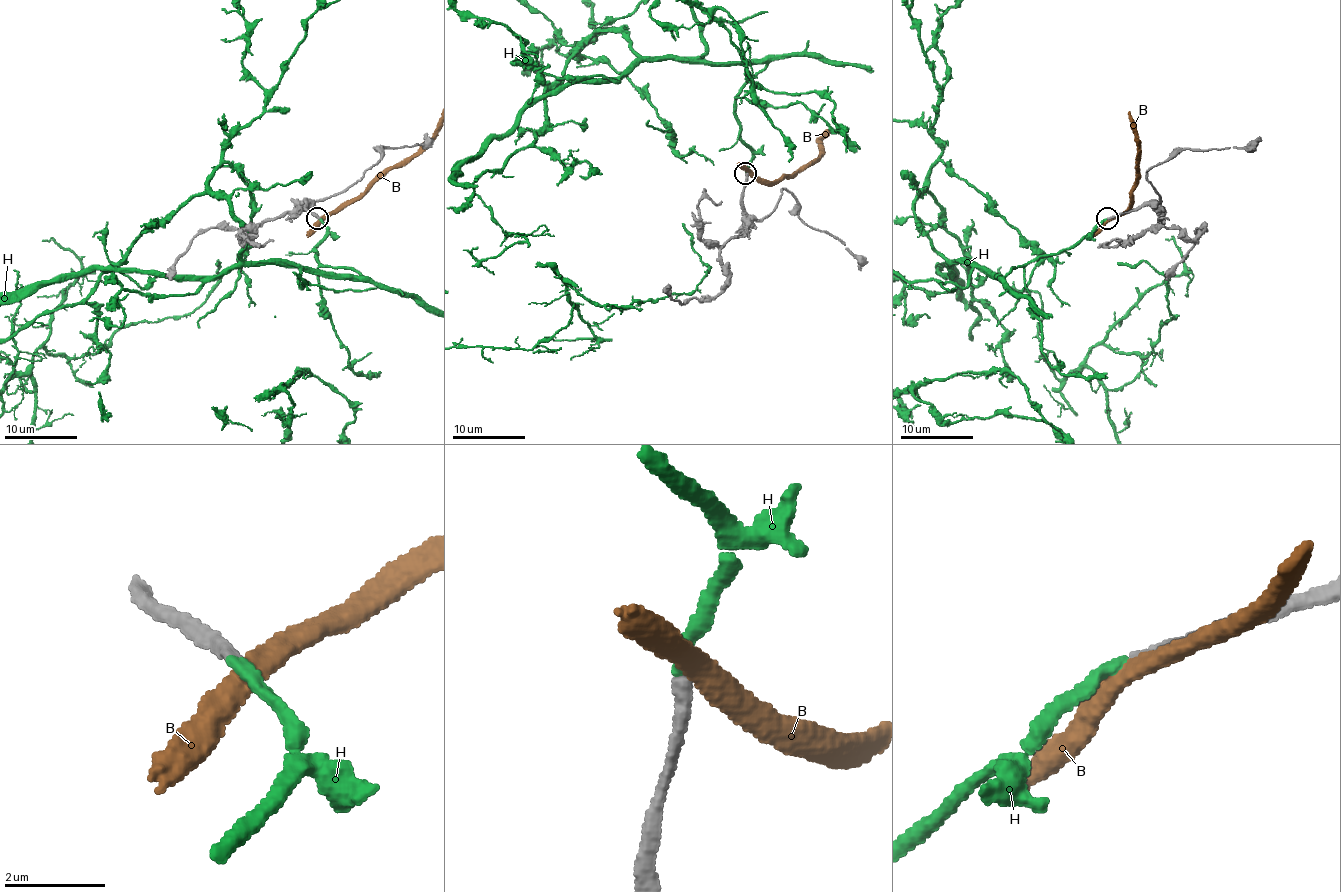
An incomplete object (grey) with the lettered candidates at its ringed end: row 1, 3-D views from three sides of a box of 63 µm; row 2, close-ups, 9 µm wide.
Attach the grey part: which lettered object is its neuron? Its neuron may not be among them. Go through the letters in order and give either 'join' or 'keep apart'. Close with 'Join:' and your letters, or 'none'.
B: keep apart
H: join
Join: H

